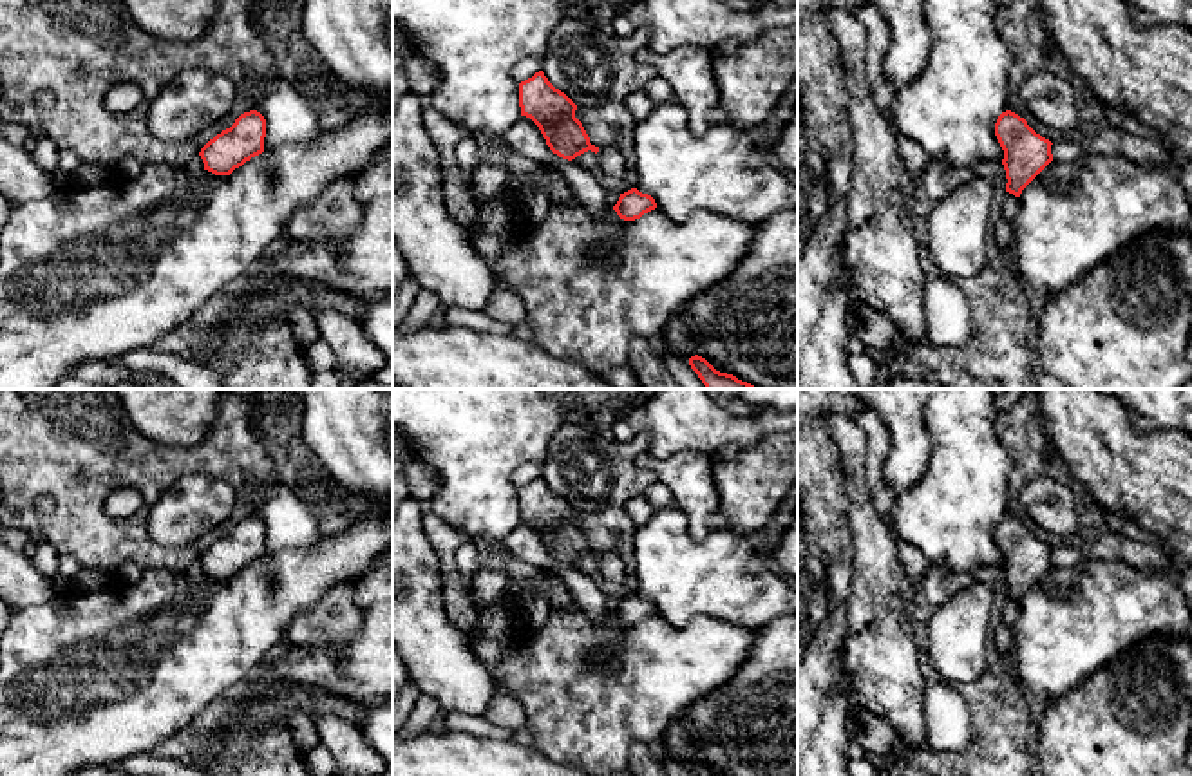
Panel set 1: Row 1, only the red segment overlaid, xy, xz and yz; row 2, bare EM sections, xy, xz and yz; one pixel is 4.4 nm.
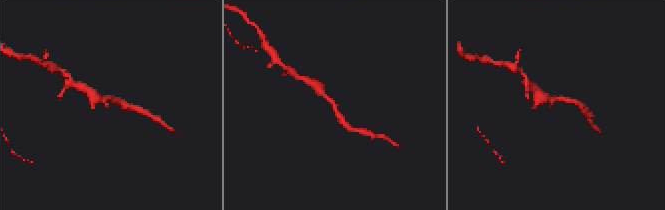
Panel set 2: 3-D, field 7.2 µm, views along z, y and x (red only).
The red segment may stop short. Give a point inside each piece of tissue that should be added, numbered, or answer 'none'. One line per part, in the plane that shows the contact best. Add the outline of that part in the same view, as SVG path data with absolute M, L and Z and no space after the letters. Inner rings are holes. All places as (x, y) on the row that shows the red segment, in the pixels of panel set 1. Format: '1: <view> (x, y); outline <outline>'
none

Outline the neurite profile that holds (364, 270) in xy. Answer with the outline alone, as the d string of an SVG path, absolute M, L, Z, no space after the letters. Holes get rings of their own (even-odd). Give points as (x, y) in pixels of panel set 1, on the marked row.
M393 141L382 147L374 157L356 174L355 195L364 206L360 226L351 233L345 250L335 251L327 244L289 246L271 262L270 270L244 289L259 293L262 289L279 291L293 280L306 280L307 286L324 286L342 291L356 300L385 297L393 291Z

